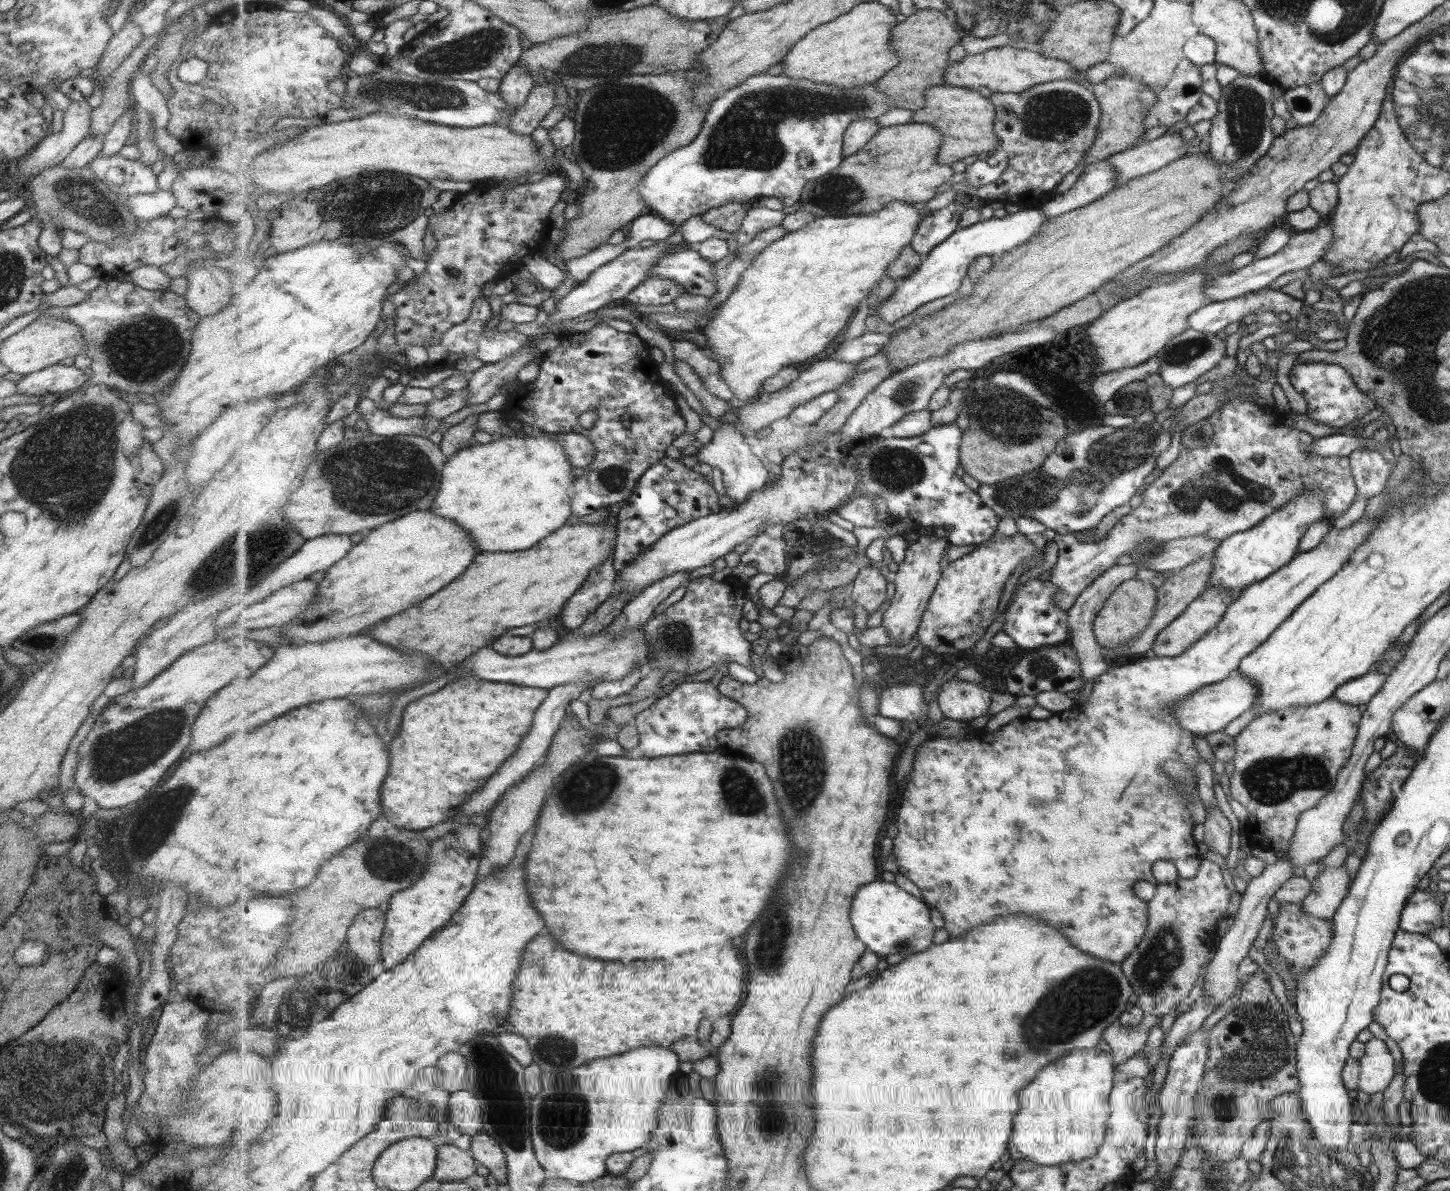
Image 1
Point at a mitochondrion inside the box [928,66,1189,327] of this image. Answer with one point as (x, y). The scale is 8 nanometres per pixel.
(1059, 116)

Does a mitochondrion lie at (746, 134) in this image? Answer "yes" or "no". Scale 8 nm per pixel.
yes

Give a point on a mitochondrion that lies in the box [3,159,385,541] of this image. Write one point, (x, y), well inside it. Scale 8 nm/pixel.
(68, 460)

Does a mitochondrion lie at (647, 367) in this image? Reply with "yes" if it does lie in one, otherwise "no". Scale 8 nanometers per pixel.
no

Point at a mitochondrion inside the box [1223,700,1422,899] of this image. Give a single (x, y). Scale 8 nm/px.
(1272, 780)

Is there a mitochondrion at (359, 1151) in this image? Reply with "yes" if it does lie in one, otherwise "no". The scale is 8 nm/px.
no

